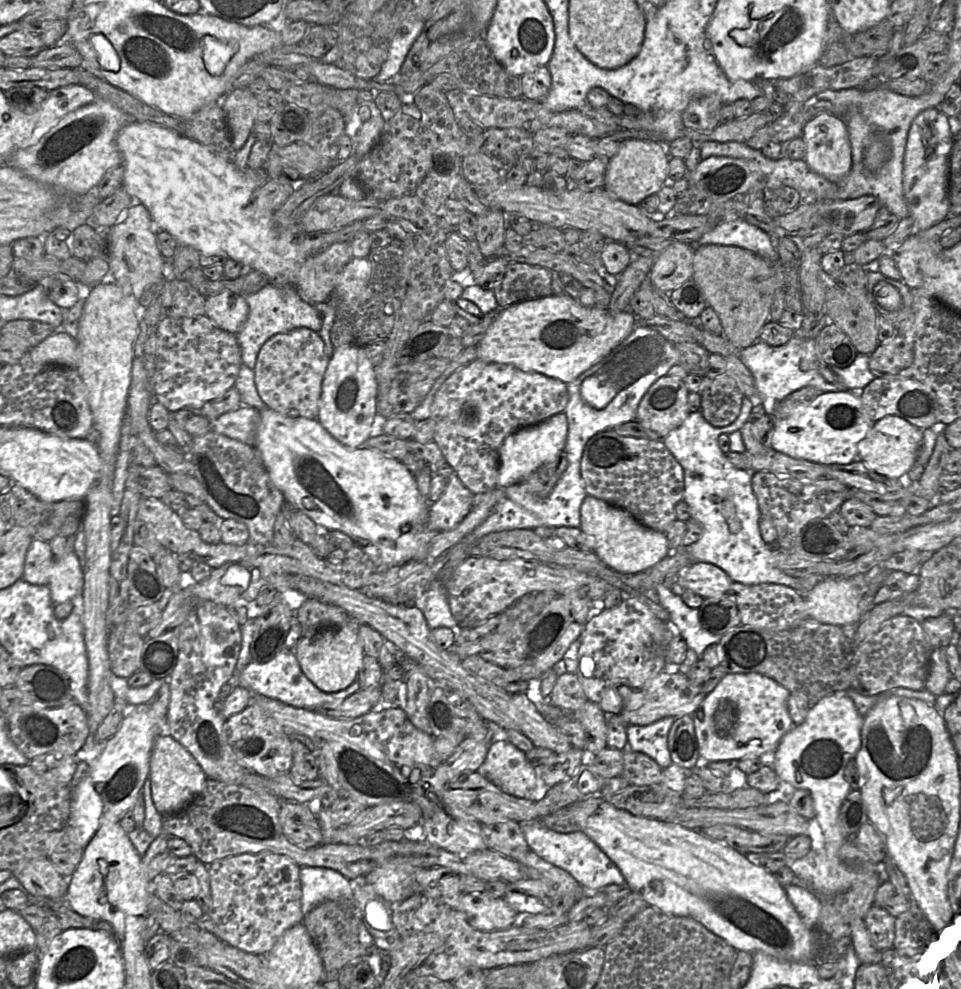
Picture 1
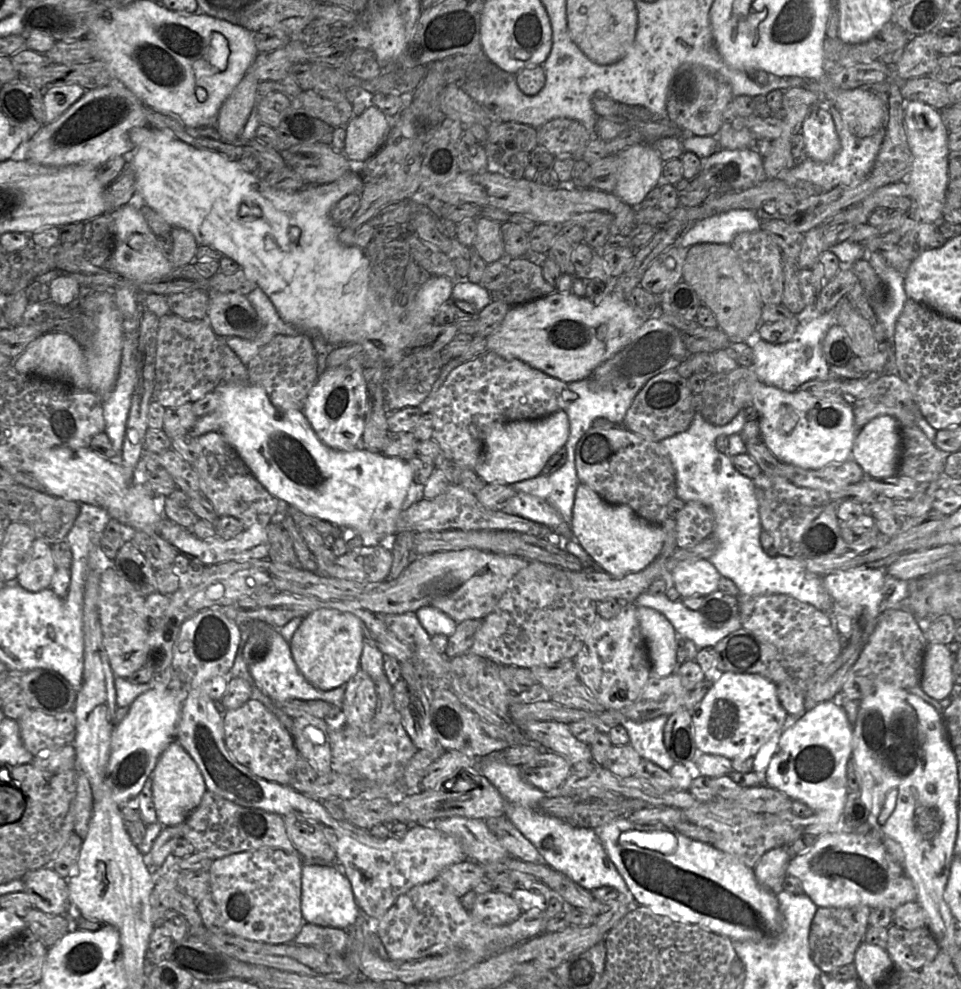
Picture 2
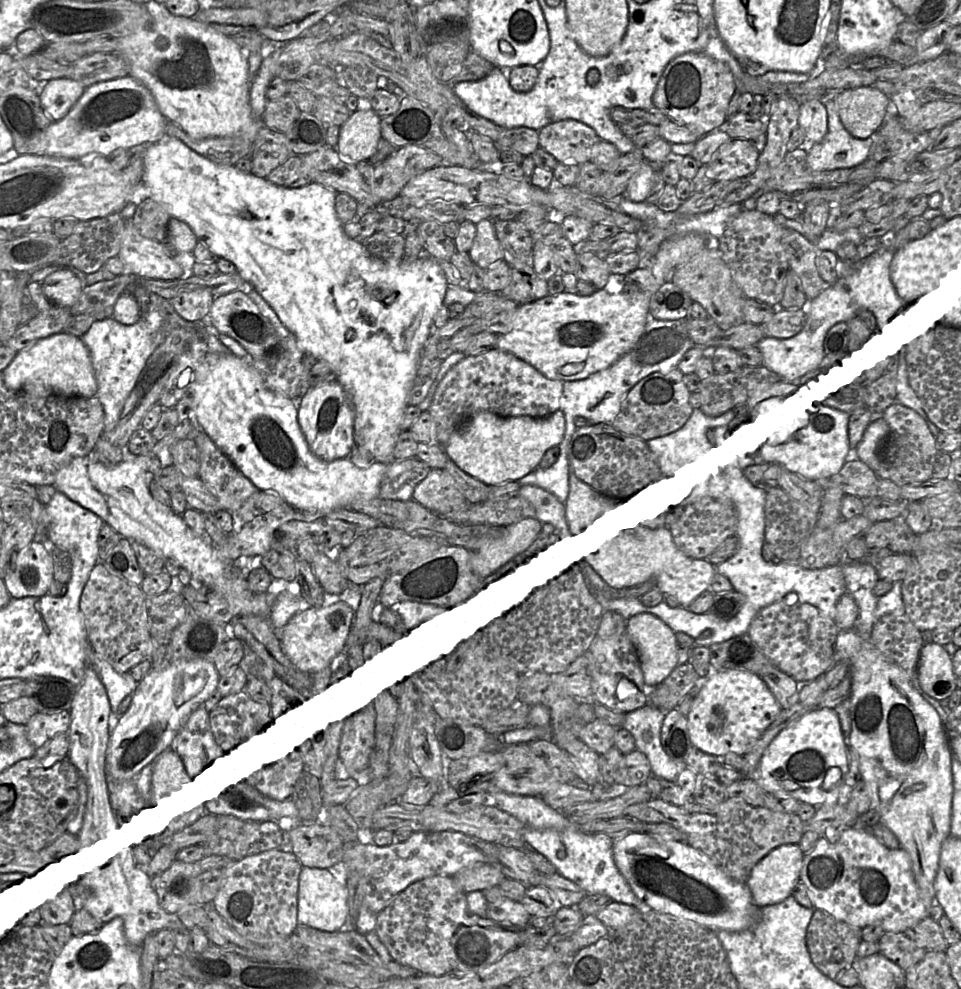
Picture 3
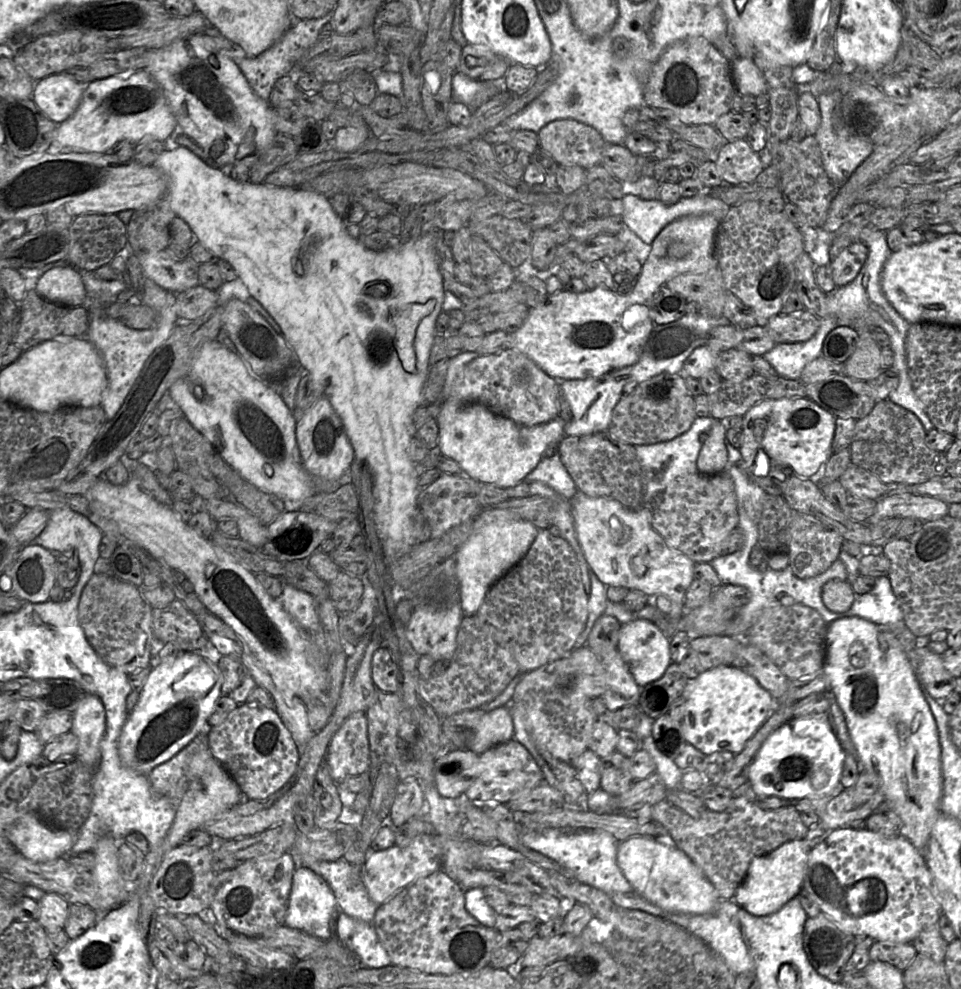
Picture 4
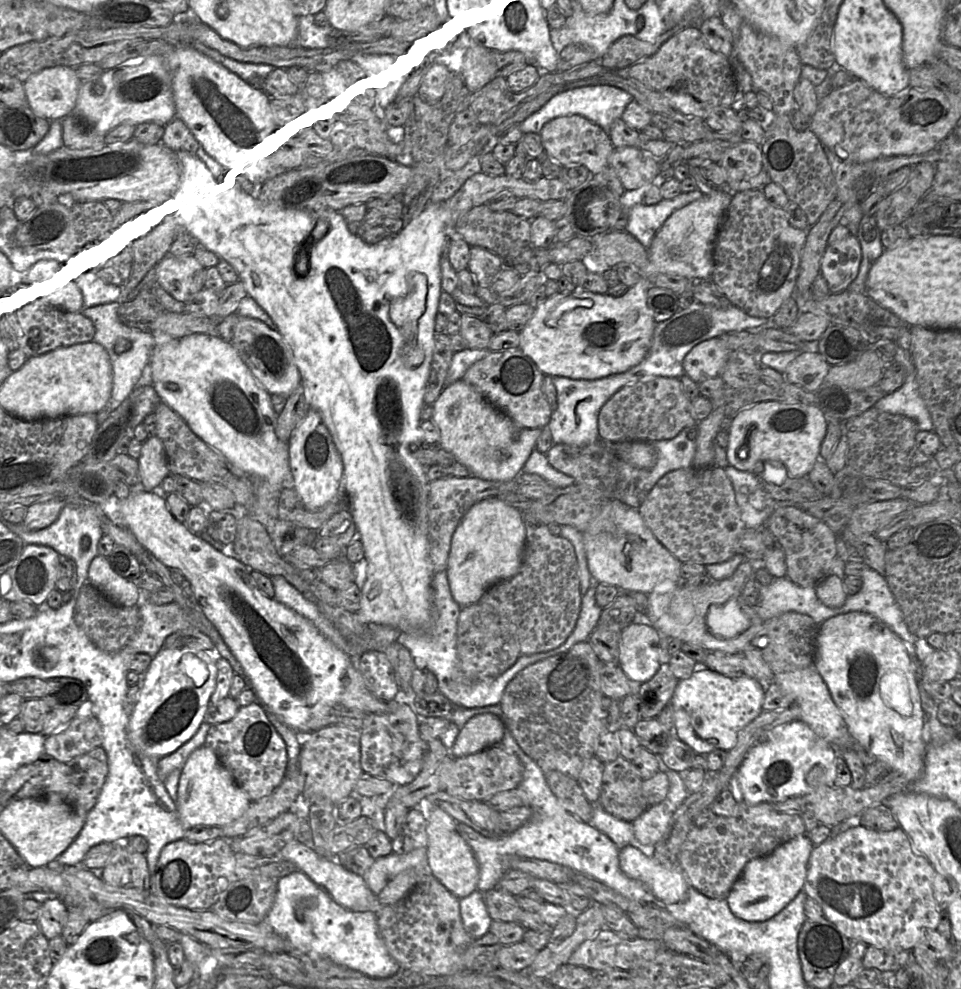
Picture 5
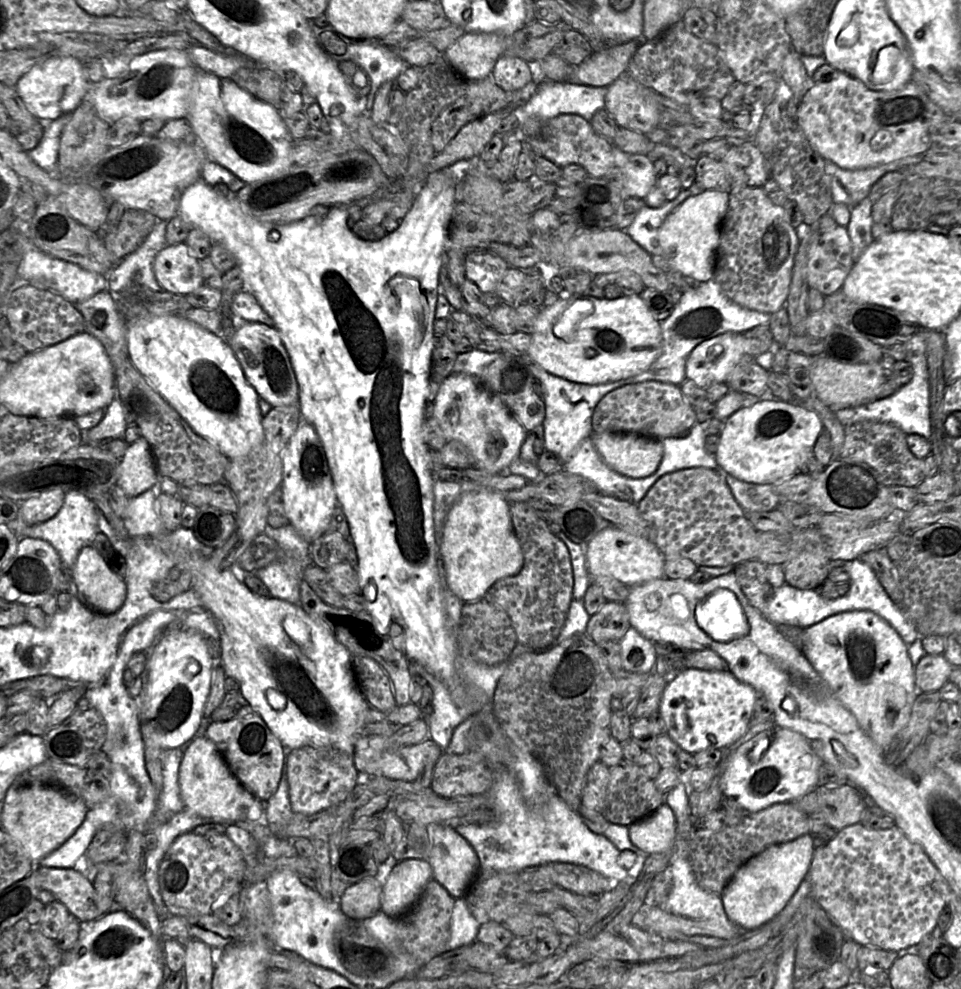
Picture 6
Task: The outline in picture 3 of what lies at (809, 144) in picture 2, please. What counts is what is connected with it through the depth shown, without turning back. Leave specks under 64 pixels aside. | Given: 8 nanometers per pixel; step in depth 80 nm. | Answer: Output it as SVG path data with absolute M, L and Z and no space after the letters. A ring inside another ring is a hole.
M808 99L800 104L799 112L799 127L803 130L807 143L820 142L828 129L827 111L823 101Z

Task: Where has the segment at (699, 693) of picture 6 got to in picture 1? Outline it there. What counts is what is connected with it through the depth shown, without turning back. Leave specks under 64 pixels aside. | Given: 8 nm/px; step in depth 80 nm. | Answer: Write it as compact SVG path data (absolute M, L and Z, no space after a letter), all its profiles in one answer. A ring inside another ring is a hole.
M727 673L716 688L703 700L698 710L692 714L698 740L700 762L721 760L741 760L745 757L760 757L776 750L779 742L794 726L787 701L791 692L774 679L759 673Z

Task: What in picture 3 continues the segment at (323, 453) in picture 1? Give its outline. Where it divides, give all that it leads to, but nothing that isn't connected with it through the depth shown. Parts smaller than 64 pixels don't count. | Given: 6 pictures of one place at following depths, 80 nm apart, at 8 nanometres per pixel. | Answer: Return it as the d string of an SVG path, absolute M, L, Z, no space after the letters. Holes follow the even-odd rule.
M208 352L205 361L208 373L189 395L195 402L197 424L259 490L275 493L298 510L328 512L382 499L384 484L397 481L403 473L414 469L421 462L417 457L394 460L390 464L375 460L369 467L363 468L356 465L350 456L333 461L323 460L313 454L305 440L298 422L296 402L271 390L248 359L233 353Z

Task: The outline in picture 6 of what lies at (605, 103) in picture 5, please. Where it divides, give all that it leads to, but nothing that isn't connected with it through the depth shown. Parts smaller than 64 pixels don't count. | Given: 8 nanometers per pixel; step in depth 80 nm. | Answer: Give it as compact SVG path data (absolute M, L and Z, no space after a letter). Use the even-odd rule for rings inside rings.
M548 80L523 106L515 109L519 124L529 116L550 119L562 113L578 114L590 121L596 111L605 108L607 87Z

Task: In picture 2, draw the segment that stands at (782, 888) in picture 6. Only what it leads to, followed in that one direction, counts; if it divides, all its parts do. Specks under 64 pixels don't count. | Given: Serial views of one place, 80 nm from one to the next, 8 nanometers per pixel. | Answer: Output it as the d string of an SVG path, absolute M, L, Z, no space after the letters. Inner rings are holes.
M777 847L766 852L754 867L758 883L774 894L782 891L786 868L792 855L787 847Z

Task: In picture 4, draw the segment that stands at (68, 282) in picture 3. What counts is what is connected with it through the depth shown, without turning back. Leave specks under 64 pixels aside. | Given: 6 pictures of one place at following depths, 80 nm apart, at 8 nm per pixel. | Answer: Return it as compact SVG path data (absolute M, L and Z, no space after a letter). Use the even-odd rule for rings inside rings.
M59 266L48 270L31 287L47 301L61 305L83 305L86 298L83 281L71 266Z

